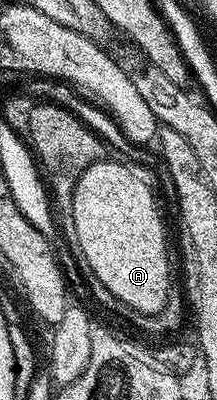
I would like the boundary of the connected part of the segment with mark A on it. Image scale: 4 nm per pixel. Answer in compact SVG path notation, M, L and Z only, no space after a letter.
M107 158L98 160L76 182L74 201L72 202L72 218L76 226L77 251L82 251L82 260L112 290L119 305L130 307L131 313L143 312L152 315L165 305L168 298L169 286L172 281L172 271L169 268L166 245L166 228L162 225L162 216L158 213L158 204L150 193L150 188L137 176L133 167L119 162L117 159Z

